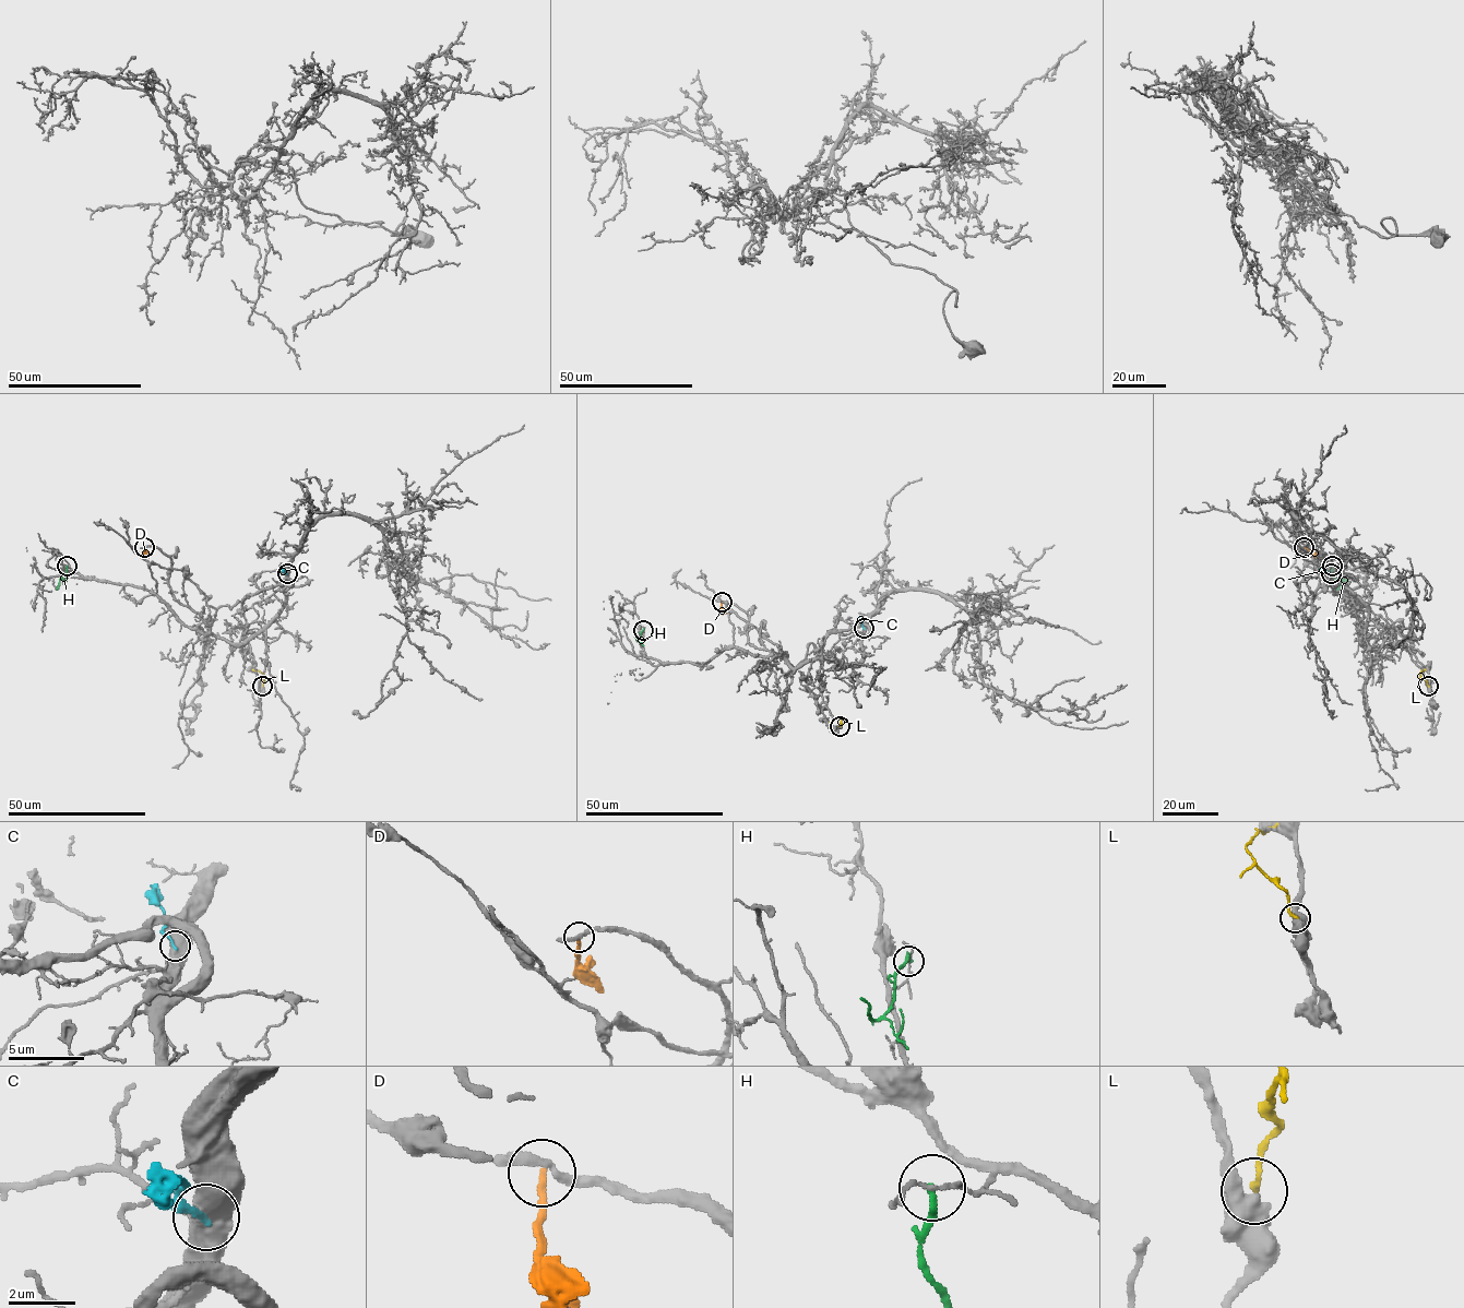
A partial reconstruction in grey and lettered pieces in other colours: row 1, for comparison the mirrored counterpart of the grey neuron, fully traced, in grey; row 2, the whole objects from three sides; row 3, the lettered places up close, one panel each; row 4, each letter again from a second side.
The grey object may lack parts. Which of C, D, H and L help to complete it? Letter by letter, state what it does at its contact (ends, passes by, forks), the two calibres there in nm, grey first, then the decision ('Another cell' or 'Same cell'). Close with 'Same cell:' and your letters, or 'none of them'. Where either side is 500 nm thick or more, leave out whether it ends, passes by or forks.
C: Thickness 600 nm (grey) against 170 nm. Another cell
D: It ends there. Thickness 240 nm (grey) against 190 nm. Another cell
H: It ends there. Thickness 90 nm (grey) against 240 nm. Another cell
L: It ends there. Thickness 480 nm (grey) against 190 nm. Another cell
Same cell: none of them

